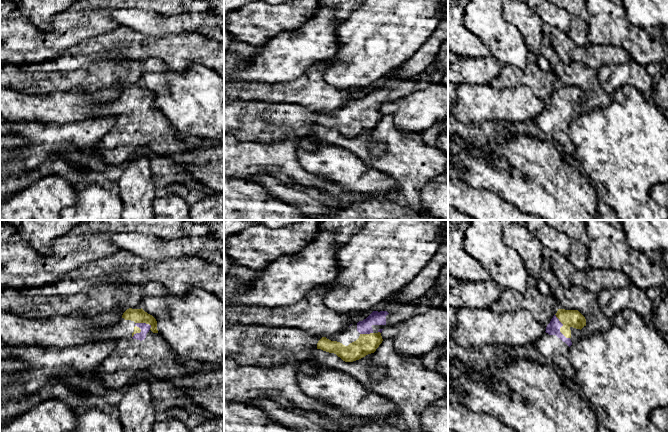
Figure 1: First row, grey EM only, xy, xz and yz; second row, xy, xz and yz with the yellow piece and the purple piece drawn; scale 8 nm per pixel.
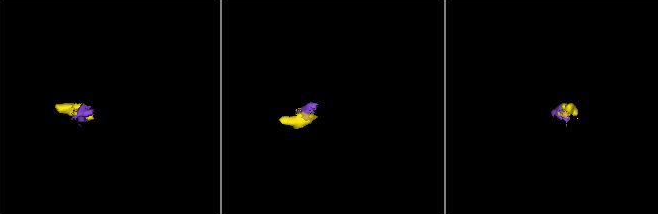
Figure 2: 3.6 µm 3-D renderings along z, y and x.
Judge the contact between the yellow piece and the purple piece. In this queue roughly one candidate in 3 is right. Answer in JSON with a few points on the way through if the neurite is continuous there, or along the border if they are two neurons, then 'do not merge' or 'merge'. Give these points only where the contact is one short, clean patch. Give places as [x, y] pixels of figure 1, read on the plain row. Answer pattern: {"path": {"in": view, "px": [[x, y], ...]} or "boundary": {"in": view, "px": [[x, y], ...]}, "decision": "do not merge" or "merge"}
{"decision": "merge"}

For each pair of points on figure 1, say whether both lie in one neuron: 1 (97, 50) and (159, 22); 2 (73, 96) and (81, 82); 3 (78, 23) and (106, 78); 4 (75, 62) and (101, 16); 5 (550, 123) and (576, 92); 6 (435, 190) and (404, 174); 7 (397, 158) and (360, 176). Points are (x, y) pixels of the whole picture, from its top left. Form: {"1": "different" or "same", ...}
{"1": "different", "2": "different", "3": "different", "4": "different", "5": "same", "6": "different", "7": "different"}

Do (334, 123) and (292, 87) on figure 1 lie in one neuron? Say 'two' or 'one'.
two

